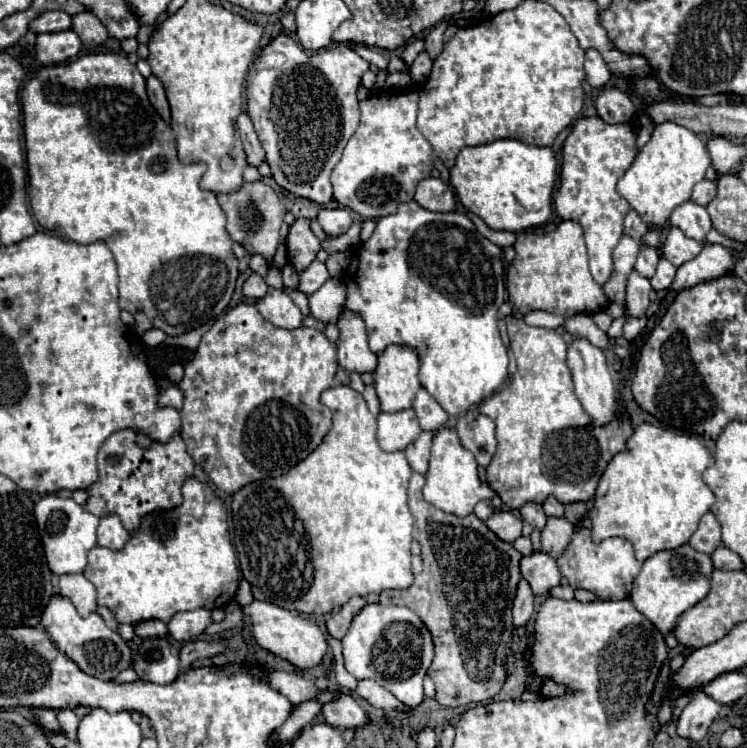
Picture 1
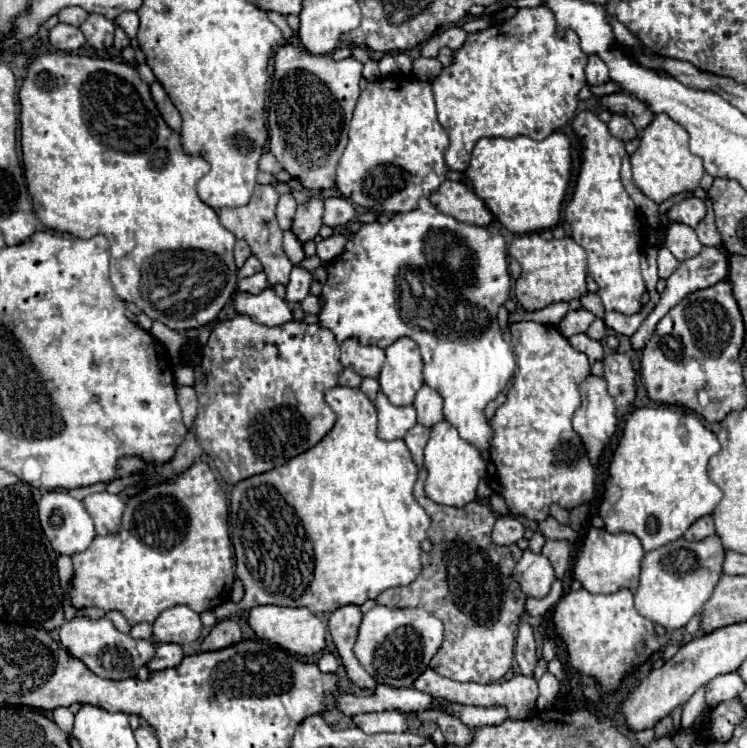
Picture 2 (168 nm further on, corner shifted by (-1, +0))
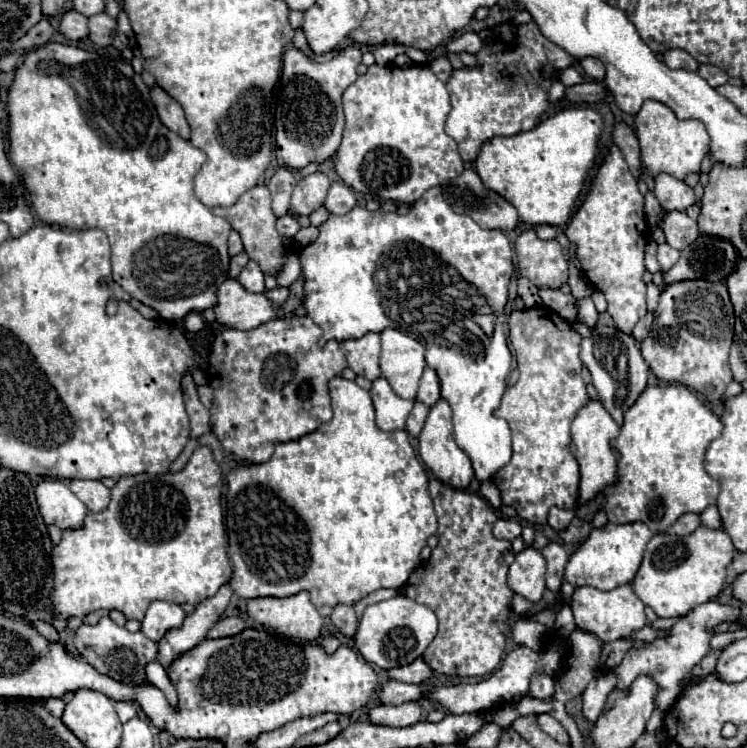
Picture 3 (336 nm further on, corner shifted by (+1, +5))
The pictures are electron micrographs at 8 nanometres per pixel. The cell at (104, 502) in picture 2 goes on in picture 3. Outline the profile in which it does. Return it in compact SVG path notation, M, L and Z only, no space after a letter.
M70 479L66 481L74 495L94 513L102 511L110 503L110 489L102 485L102 481L88 481L88 479Z

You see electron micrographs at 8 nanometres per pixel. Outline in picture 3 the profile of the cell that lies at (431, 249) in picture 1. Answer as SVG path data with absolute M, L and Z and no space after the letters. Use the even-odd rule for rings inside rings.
M434 187L428 189L422 199L410 207L406 215L400 213L388 213L388 211L368 211L366 207L354 207L346 215L330 215L320 227L318 237L308 243L306 247L298 249L298 259L302 263L302 277L304 277L304 307L306 315L322 327L324 335L320 339L320 345L324 345L330 339L336 341L348 341L348 339L360 339L368 331L380 333L386 327L394 327L416 341L420 341L426 347L426 363L432 367L440 377L442 397L450 403L452 415L454 415L454 439L456 445L470 457L474 465L476 479L488 481L492 479L498 469L502 469L510 457L512 457L512 437L510 427L504 419L494 417L496 407L500 405L500 399L506 389L506 377L510 373L512 355L506 343L504 335L504 307L508 303L508 285L512 277L512 249L506 235L498 229L486 231L480 225L476 225L474 219L468 215L458 215L450 209L450 205L442 199L442 189ZM430 249L438 253L438 267L440 273L446 269L446 265L452 265L470 285L474 285L488 301L492 313L496 315L494 333L486 335L482 333L480 325L468 323L470 313L464 313L462 307L454 305L454 299L448 295L440 295L436 299L426 299L426 311L424 309L410 309L408 301L404 297L398 297L396 291L396 279L400 275L400 265L410 255L420 255L420 251Z

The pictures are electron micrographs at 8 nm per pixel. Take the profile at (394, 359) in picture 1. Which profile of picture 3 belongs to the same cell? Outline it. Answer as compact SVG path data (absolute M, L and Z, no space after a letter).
M384 329L380 333L380 339L382 375L390 381L396 395L404 399L414 399L418 391L418 381L426 367L424 347L416 339L396 329Z

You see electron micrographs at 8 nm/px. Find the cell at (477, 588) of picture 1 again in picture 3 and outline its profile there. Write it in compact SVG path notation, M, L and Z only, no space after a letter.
M436 479L430 481L428 491L438 515L438 547L432 549L424 567L410 575L400 593L430 607L438 617L438 635L426 647L424 661L444 675L484 677L500 665L510 633L508 607L514 593L506 585L506 573L514 561L512 545L510 541L494 539L492 525L498 515L484 497L454 489Z

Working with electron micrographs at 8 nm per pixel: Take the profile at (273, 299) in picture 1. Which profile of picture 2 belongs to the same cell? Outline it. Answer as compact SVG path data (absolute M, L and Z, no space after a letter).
M266 288L256 296L240 292L234 296L234 304L240 314L248 314L254 322L264 326L282 326L292 320L288 302L282 300L272 288Z

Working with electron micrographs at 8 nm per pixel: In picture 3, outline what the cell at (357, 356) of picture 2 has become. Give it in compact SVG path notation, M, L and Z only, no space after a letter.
M366 333L360 339L344 341L340 343L344 349L344 355L348 359L348 367L370 381L380 377L378 367L378 355L380 355L380 335L378 333Z

